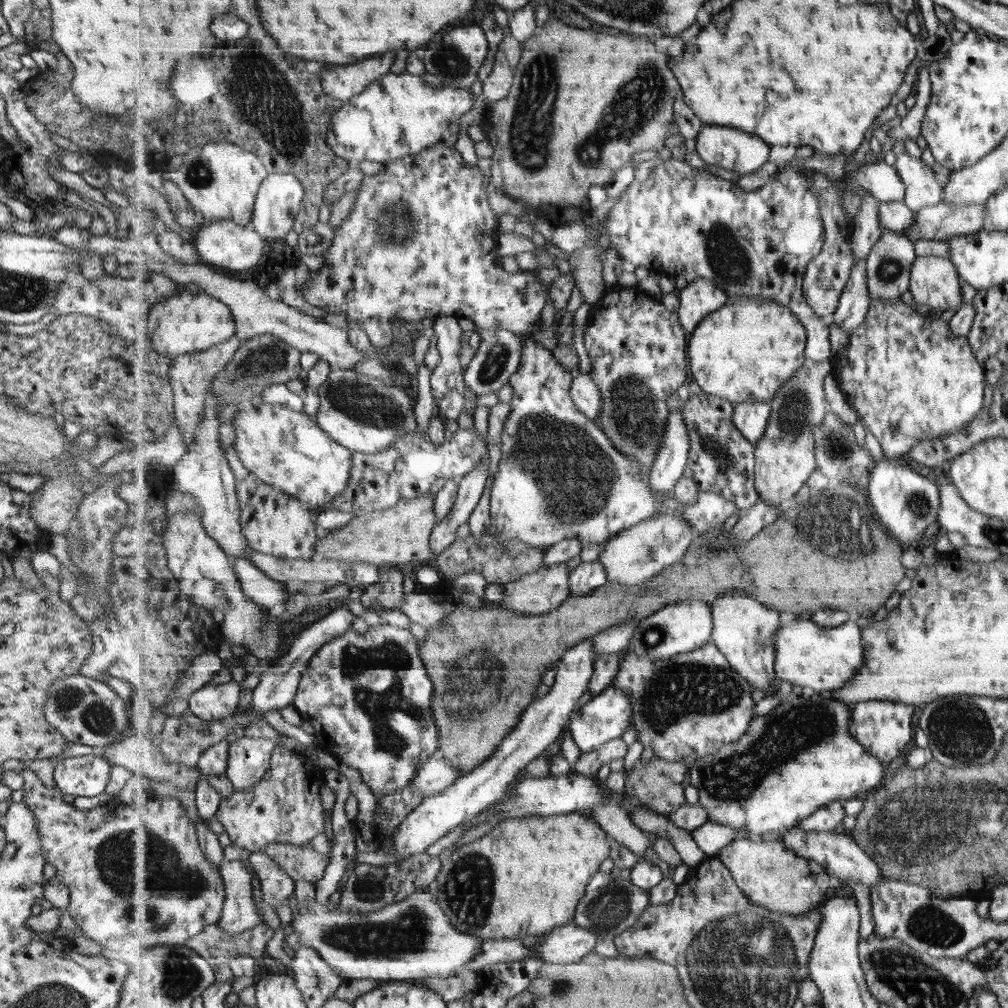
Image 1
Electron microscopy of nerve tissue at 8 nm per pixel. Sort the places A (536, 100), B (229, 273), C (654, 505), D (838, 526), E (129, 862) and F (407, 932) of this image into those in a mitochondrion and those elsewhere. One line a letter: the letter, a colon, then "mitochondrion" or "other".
A: mitochondrion
B: other
C: other
D: mitochondrion
E: mitochondrion
F: mitochondrion

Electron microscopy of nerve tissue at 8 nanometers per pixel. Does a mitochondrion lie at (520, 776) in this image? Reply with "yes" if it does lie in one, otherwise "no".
no

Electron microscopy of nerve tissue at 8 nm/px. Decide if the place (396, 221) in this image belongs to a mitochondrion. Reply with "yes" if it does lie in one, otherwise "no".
yes

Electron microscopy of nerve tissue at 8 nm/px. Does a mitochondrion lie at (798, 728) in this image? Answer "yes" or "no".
yes

